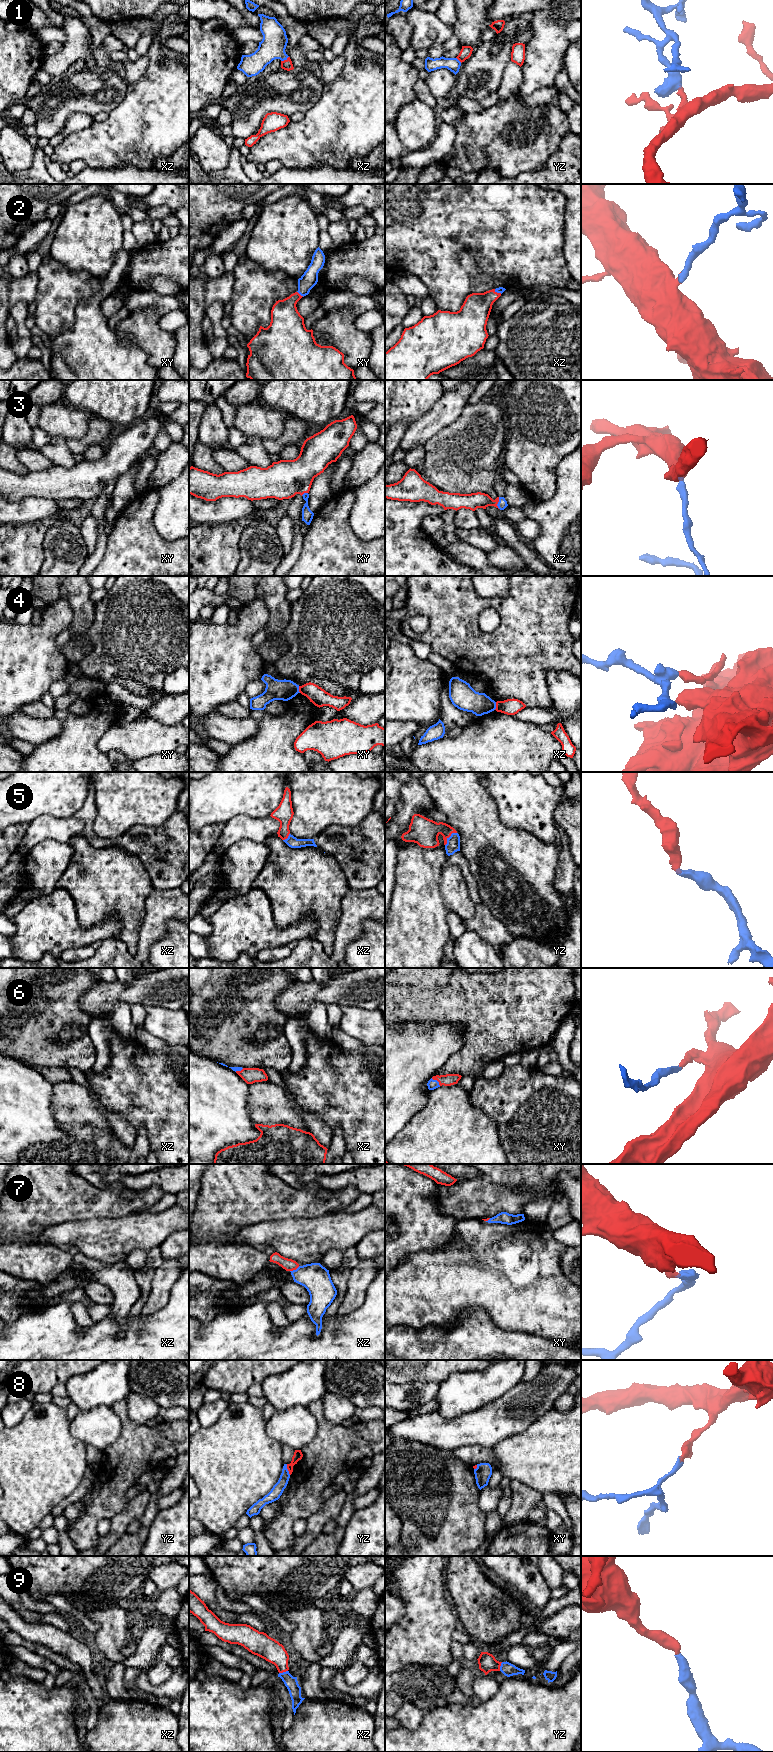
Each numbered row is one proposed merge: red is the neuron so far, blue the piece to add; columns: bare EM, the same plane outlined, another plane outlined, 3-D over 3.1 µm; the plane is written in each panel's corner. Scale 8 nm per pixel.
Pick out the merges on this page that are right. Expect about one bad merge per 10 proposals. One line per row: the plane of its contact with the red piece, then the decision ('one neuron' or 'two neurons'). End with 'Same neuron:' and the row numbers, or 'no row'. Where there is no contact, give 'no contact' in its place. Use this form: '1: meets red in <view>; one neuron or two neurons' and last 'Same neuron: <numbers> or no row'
1: meets red in xz; one neuron
2: meets red in xy; one neuron
3: meets red in xz; one neuron
4: meets red in xz; two neurons
5: meets red in yz; one neuron
6: meets red in xy; one neuron
7: meets red in xz; one neuron
8: meets red in yz; one neuron
9: meets red in xz; one neuron
Same neuron: 1, 2, 3, 5, 6, 7, 8, 9

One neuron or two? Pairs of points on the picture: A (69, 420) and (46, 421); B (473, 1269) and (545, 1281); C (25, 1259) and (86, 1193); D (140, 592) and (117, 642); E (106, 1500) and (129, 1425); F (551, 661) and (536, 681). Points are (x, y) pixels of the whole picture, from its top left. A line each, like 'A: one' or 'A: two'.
A: one
B: one
C: one
D: one
E: one
F: one

